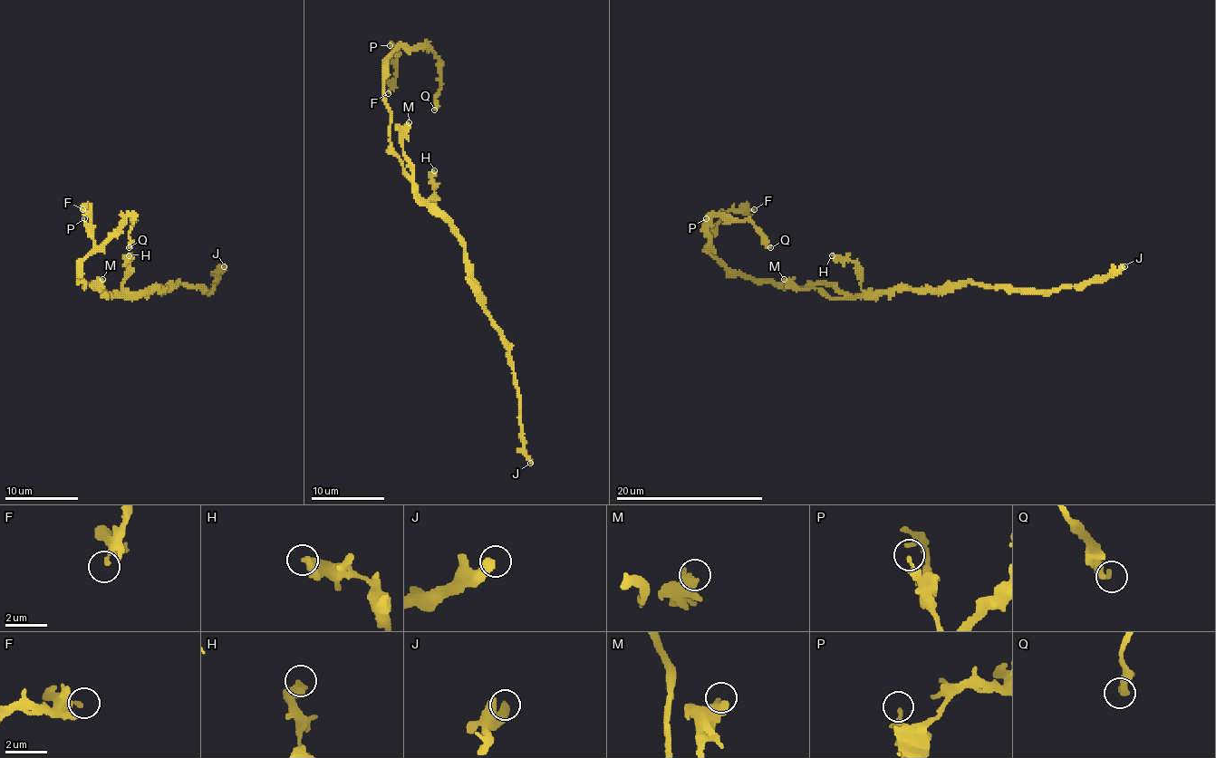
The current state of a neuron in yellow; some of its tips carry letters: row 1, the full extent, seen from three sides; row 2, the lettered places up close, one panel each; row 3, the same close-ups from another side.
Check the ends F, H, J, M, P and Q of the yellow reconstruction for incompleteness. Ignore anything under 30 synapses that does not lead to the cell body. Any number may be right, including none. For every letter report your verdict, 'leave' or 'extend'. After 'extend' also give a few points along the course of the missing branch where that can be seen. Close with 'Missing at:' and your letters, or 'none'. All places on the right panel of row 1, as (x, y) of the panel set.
F: leave
H: leave
J: leave
M: leave
P: leave
Q: leave
Missing at: none

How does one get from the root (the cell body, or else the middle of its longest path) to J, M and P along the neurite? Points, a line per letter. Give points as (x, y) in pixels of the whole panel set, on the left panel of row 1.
J: (117, 293), (163, 290), (176, 283), (211, 290), (224, 266)
M: (117, 293), (106, 297), (99, 288), (95, 288), (102, 279)
P: (117, 293), (110, 295), (97, 284), (84, 286), (79, 279), (79, 264), (93, 249), (93, 229), (84, 218)

